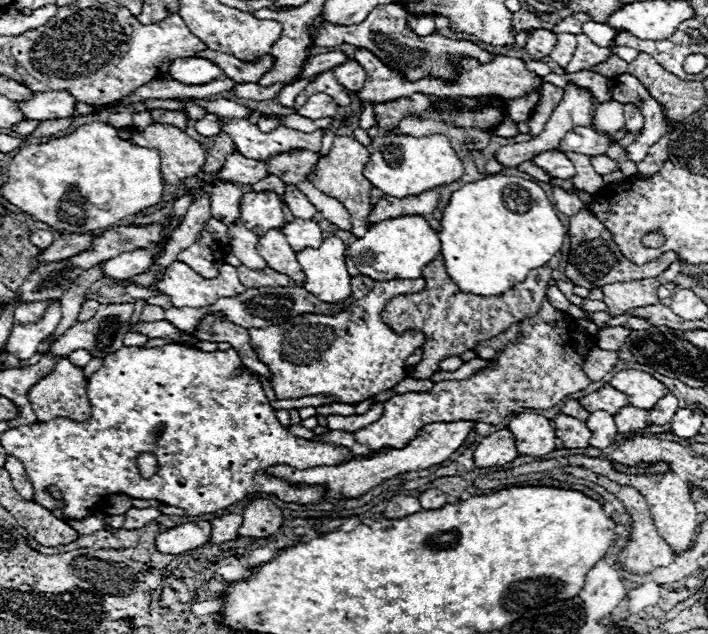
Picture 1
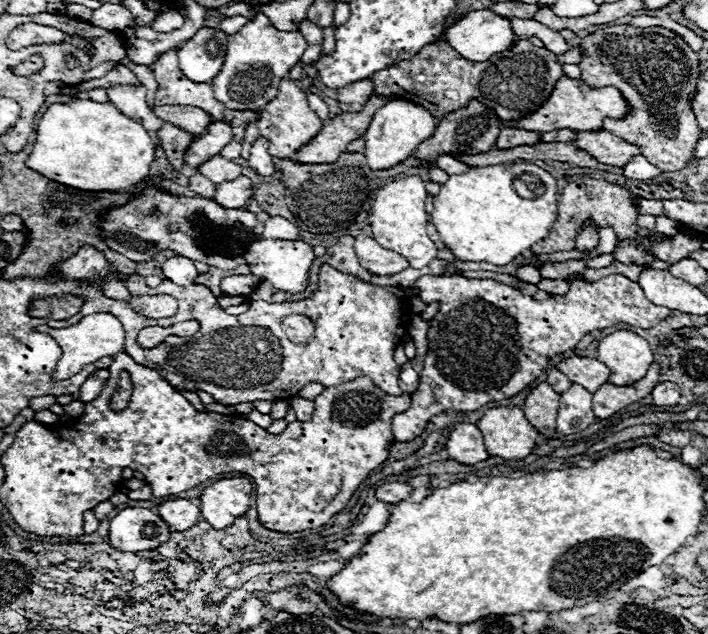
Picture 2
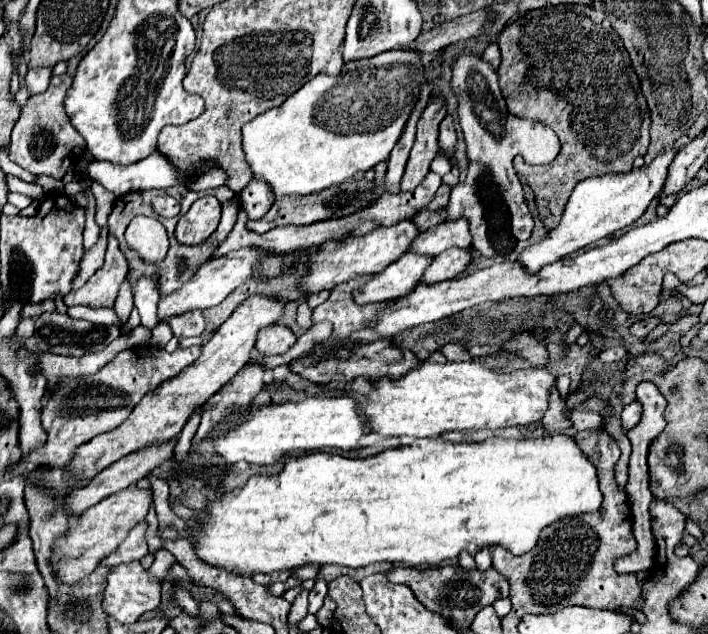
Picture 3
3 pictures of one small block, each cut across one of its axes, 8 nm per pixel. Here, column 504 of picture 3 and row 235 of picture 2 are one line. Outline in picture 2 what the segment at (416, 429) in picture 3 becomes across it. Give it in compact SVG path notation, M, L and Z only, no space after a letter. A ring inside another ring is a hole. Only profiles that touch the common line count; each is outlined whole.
M406 176L400 180L388 182L386 186L382 186L380 190L376 191L368 216L370 228L372 228L372 238L380 246L402 254L412 268L428 266L428 262L434 260L438 254L438 248L426 236L428 214L424 210L424 202L426 202L424 180L420 176Z

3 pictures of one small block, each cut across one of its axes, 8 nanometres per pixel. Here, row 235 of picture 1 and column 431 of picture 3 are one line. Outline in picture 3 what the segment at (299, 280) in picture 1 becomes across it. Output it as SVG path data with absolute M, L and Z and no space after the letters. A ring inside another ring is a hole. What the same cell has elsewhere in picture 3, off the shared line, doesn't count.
M450 248L434 258L430 268L426 268L420 282L436 284L442 280L452 280L462 274L472 264L472 248Z

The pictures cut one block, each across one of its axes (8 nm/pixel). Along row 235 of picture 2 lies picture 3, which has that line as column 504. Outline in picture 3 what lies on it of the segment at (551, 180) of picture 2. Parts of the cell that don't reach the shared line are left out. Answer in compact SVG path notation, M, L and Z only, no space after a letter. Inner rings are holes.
M552 434L542 438L524 438L524 440L504 440L504 438L486 438L484 442L446 442L442 438L420 438L414 444L406 444L400 448L384 450L370 458L344 458L338 454L328 452L314 452L300 458L290 458L282 470L280 476L254 476L238 494L230 492L224 498L220 498L214 504L208 504L206 512L208 518L200 524L200 534L196 536L196 554L208 564L222 566L226 570L232 570L236 574L254 574L254 572L280 572L280 570L292 570L304 564L340 564L350 568L368 566L374 562L402 562L408 566L416 564L430 564L436 566L444 560L458 558L462 550L468 554L476 554L482 548L494 548L504 546L512 554L520 556L532 550L542 534L542 530L562 518L570 516L584 516L584 514L596 514L602 506L602 492L598 488L598 472L594 462L582 452L582 448L576 444L572 436L566 434Z

